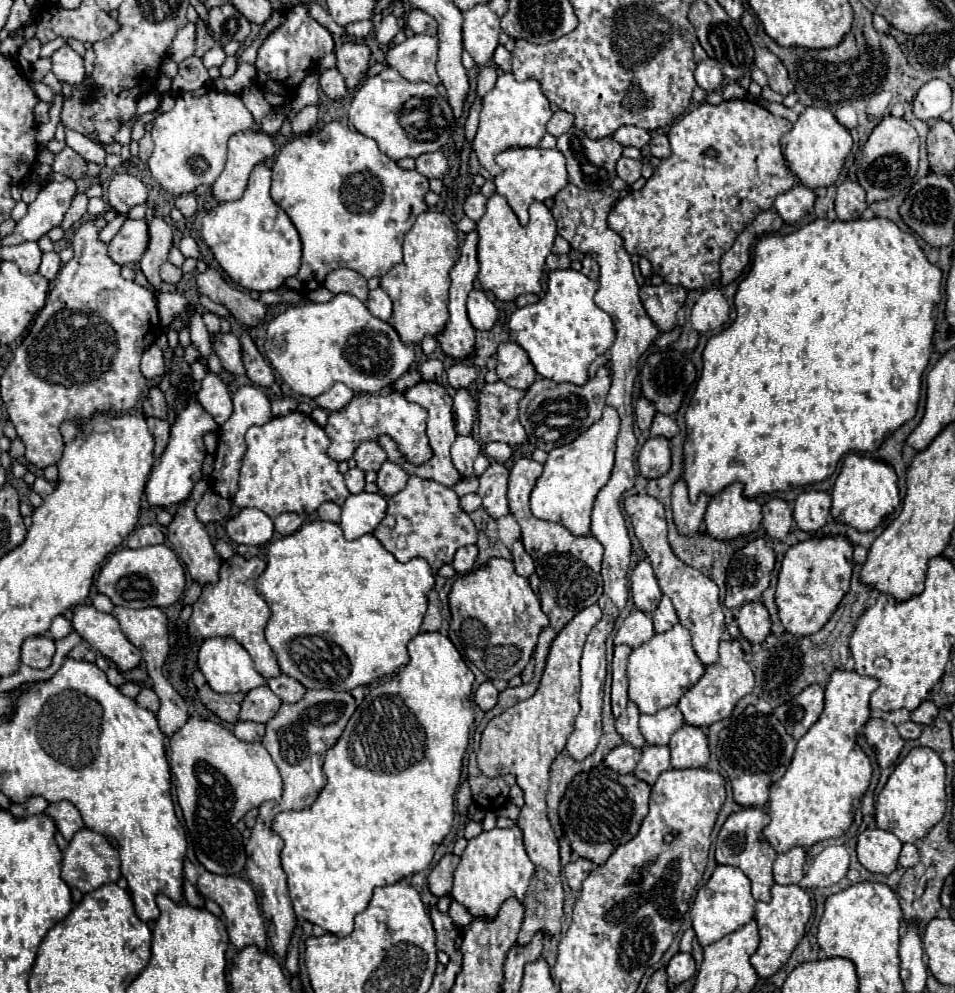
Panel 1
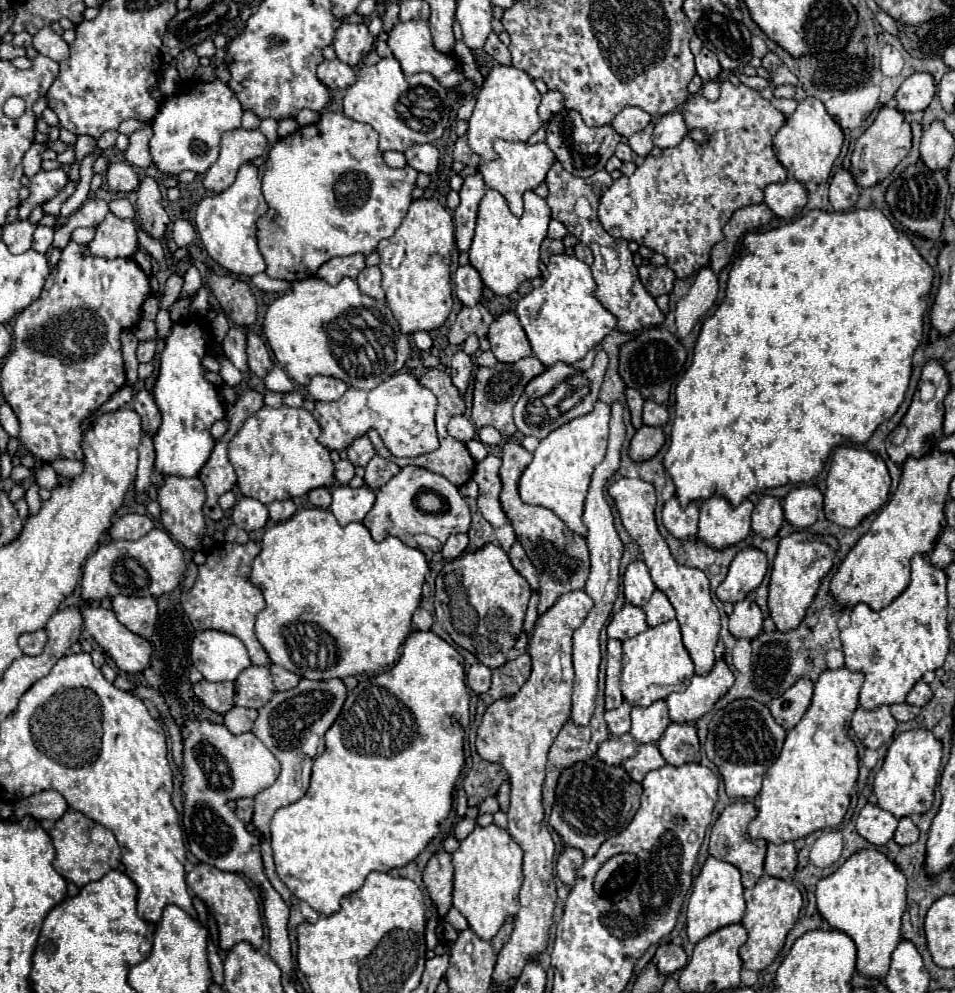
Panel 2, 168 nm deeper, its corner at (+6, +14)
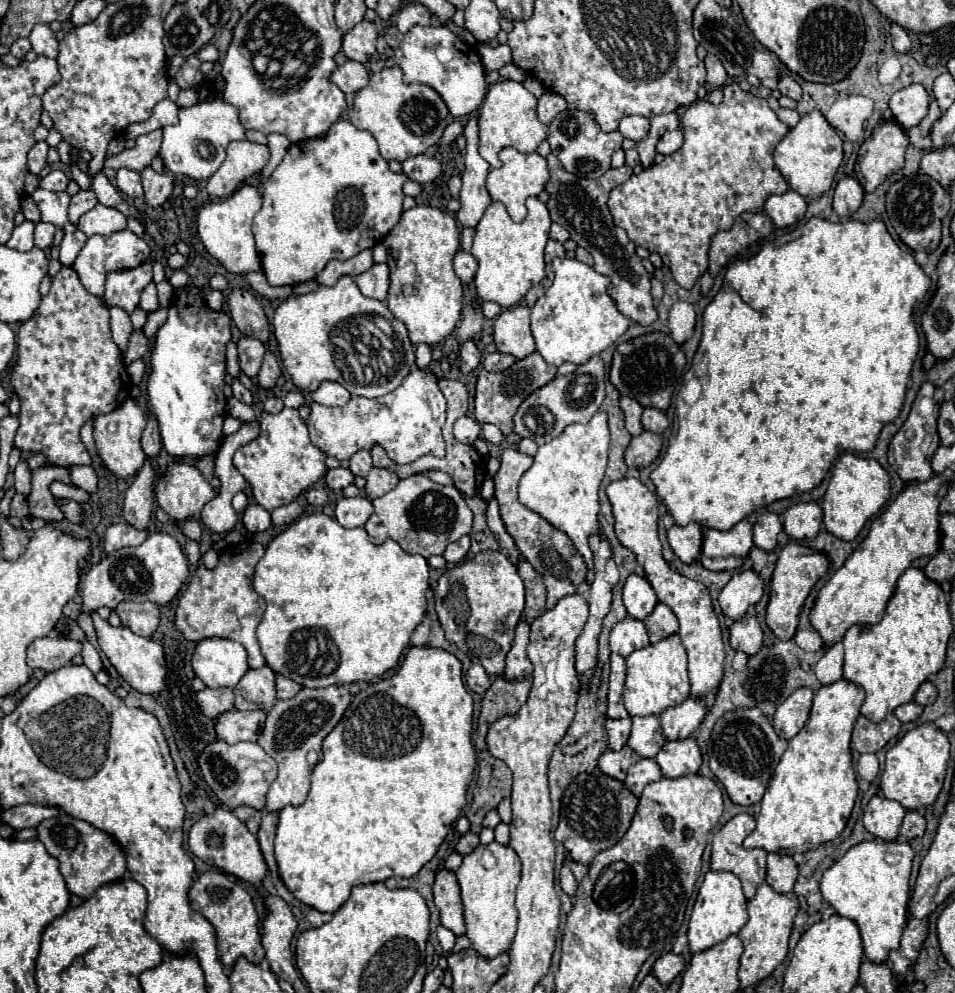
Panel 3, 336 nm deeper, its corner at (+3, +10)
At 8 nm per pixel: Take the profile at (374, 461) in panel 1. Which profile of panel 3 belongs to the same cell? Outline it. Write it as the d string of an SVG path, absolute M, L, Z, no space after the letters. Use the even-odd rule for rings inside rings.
M361 450L361 452L357 452L357 454L353 454L351 456L351 460L349 460L349 470L353 472L353 476L367 476L369 474L369 470L373 468L371 466L371 454L367 452L367 450Z

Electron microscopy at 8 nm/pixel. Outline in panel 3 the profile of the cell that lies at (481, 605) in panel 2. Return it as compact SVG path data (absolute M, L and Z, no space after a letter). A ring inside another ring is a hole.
M479 552L439 578L435 592L435 610L445 630L445 638L467 656L479 656L485 672L495 678L505 670L505 656L511 650L515 626L525 606L523 580L517 568L503 552Z

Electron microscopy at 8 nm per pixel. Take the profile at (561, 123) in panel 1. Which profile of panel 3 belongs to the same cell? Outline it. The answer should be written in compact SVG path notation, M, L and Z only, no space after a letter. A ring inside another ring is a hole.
M545 92L539 102L537 102L537 114L539 114L539 120L543 124L549 124L559 112L563 112L567 108L567 102L563 96L555 94L555 92Z

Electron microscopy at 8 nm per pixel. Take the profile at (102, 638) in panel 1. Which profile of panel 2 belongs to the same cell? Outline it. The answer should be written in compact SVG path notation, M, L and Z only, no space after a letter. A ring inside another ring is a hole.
M102 606L82 608L86 632L102 646L102 650L116 662L116 666L128 674L142 672L150 664L152 648L148 640L132 634L116 620L114 610Z

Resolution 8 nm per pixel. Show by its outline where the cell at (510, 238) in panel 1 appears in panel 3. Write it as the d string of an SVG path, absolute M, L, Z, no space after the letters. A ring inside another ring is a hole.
M527 198L527 216L523 222L513 222L501 202L493 202L477 224L471 254L477 258L479 268L475 272L475 288L481 300L497 302L503 308L515 306L533 284L545 278L543 250L549 240L549 210L537 198Z

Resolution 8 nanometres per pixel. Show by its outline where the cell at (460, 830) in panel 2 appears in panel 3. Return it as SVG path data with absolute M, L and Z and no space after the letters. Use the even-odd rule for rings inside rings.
M467 832L465 836L461 836L461 838L459 838L459 844L457 844L457 848L455 848L455 850L457 850L461 856L467 856L467 854L471 854L477 846L479 846L479 836L477 836L477 834Z

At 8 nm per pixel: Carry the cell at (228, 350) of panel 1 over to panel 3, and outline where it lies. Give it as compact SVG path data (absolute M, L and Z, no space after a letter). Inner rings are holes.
M243 336L239 342L237 342L237 348L239 348L239 362L241 362L241 370L249 376L249 378L255 378L261 364L263 364L263 356L265 356L265 346L255 340L255 338L247 338Z

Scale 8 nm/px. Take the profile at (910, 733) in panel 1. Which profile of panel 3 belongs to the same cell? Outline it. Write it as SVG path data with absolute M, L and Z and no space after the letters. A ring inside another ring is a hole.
M907 702L907 704L901 704L897 710L895 710L895 716L901 720L901 722L913 722L921 716L923 708L915 702Z

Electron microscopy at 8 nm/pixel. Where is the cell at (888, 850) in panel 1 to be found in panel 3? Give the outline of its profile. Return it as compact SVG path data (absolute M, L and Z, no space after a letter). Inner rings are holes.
M873 796L865 808L863 824L865 828L883 840L895 840L899 836L899 828L905 816L905 808L889 798Z

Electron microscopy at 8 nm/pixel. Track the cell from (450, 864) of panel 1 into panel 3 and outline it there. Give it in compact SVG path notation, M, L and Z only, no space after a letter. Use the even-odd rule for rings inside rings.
M441 870L435 876L433 884L435 906L441 912L441 926L455 932L455 936L465 934L465 920L463 920L463 904L459 896L459 884L451 870Z

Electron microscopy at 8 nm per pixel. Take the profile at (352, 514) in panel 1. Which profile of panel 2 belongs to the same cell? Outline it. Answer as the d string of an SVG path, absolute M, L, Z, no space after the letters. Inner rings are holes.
M336 486L332 492L330 510L336 520L346 526L350 522L362 522L368 510L374 506L376 494L370 486L350 488L350 486Z

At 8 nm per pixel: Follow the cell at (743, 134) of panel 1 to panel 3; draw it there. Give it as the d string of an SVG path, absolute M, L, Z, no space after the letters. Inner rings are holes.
M727 84L723 88L723 102L711 104L709 100L699 100L683 112L683 146L665 156L661 164L645 168L641 174L631 176L625 184L617 186L609 194L609 210L613 222L627 230L629 238L637 246L645 246L649 252L657 252L663 264L671 268L675 282L683 288L693 288L695 280L707 272L707 252L709 240L719 230L729 230L735 218L743 212L763 212L765 200L773 194L785 194L787 182L773 164L775 146L789 132L777 114L769 108L767 100L743 92L739 84Z

